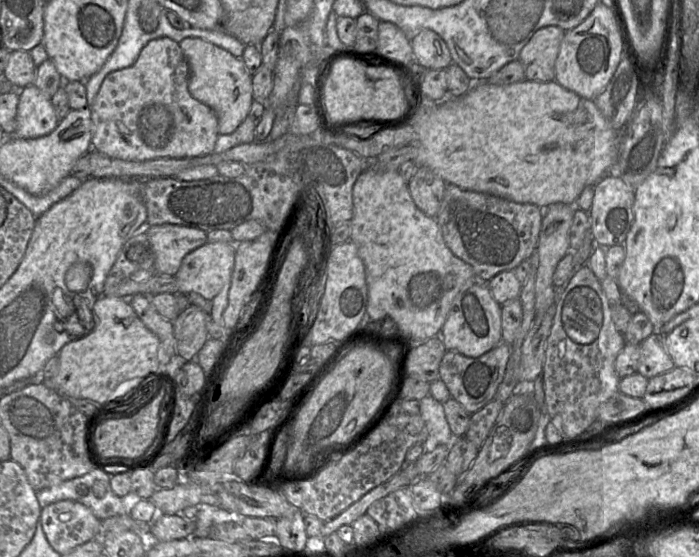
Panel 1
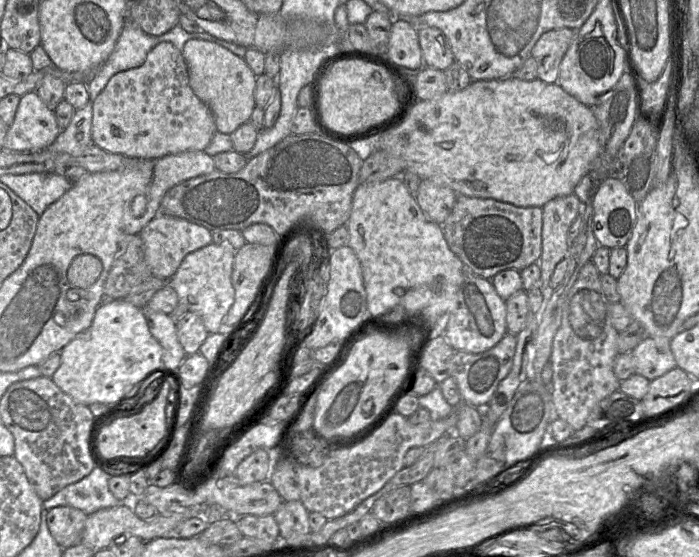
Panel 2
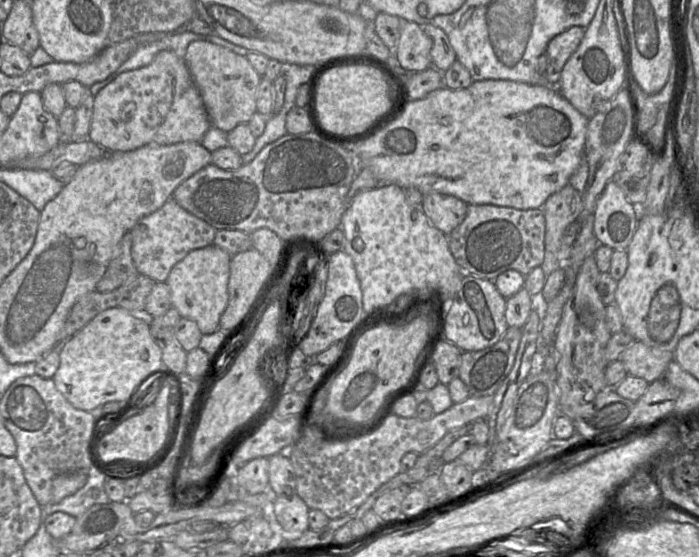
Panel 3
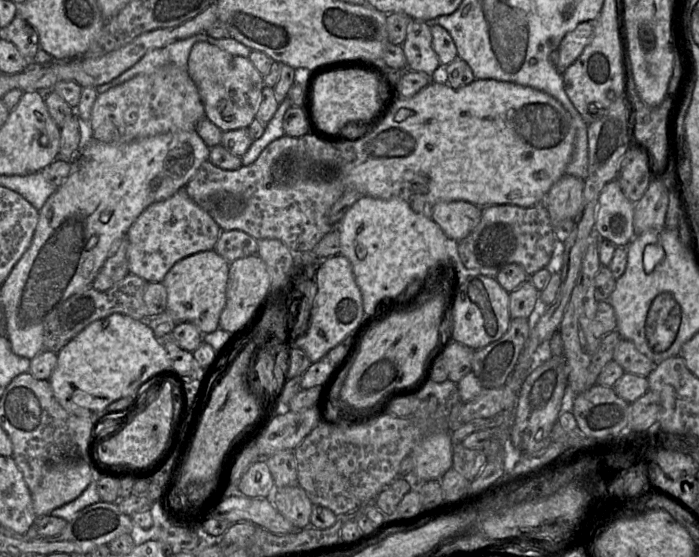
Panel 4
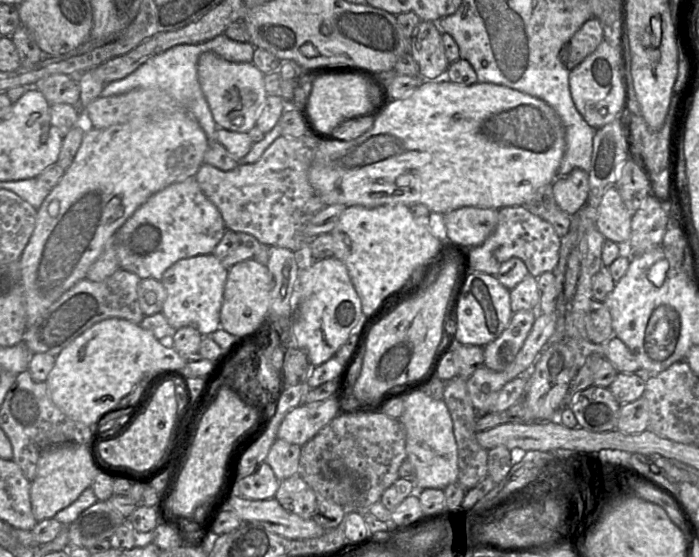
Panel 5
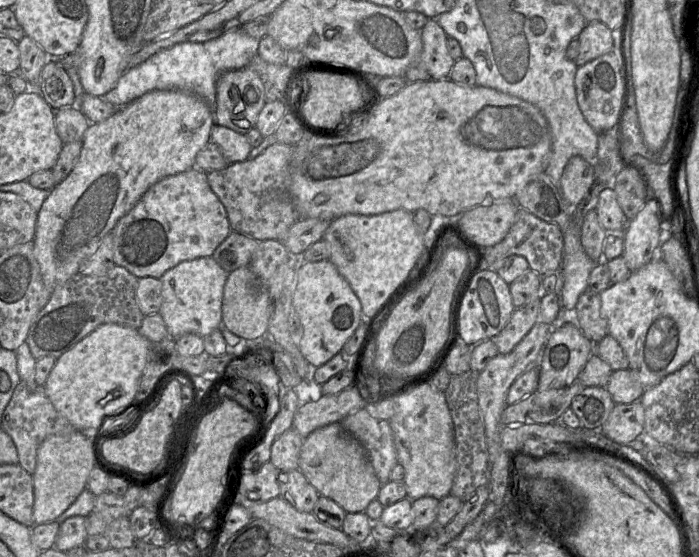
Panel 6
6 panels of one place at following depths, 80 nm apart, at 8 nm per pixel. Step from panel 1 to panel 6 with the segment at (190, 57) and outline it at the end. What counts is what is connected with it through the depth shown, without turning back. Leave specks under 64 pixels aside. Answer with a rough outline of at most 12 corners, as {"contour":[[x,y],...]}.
{"contour":[[244,67],[219,74],[215,124],[246,135],[266,103]]}

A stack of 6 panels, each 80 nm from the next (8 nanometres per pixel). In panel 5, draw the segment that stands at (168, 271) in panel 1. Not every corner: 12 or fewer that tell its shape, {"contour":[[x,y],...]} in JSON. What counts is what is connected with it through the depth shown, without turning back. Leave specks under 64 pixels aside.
{"contour":[[195,177],[115,233],[120,268],[161,280],[213,253],[226,227]]}

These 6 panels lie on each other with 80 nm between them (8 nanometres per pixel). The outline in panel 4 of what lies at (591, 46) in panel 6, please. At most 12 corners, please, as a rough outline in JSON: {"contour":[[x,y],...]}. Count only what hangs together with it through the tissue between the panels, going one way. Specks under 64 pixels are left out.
{"contour":[[594,21],[578,24],[558,47],[563,74],[592,41]]}

